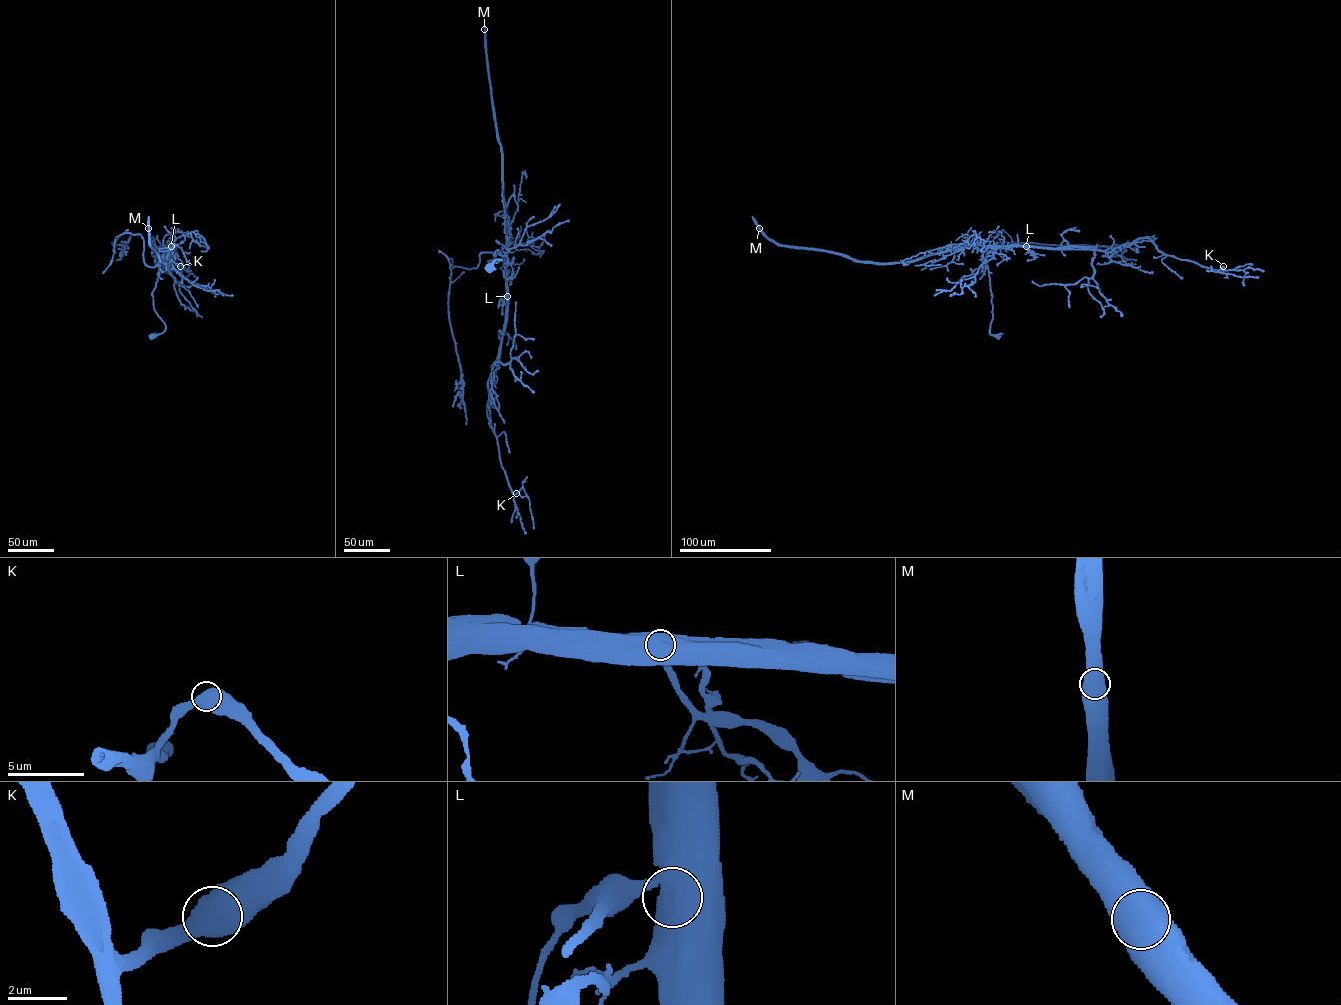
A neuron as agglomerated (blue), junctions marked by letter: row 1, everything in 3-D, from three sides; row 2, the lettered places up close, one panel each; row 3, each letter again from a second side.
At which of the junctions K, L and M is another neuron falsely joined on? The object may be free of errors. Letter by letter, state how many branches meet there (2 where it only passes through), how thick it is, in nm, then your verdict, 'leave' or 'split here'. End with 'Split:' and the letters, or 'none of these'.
K: 2 | 900 nm | leave
L: 2 | 950 nm | split here
M: 2 | 900 nm | leave
Split: L

